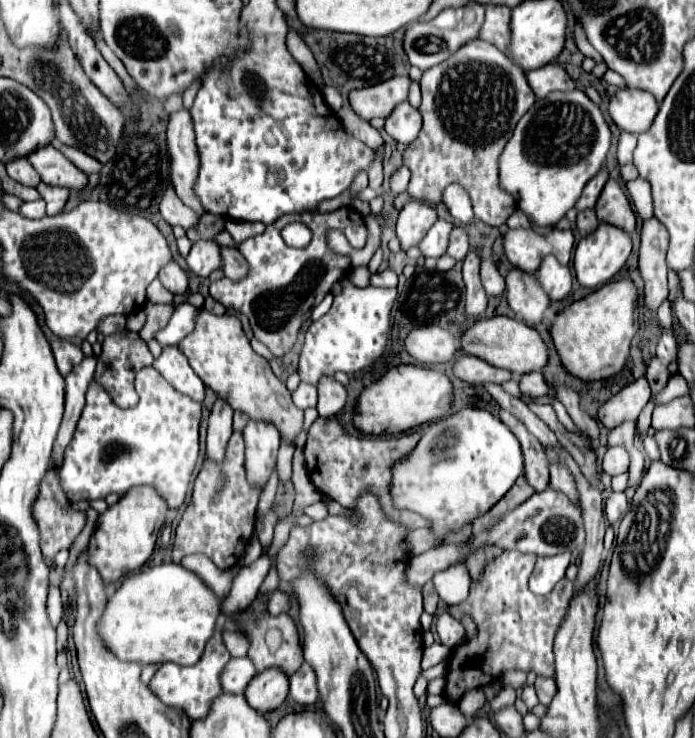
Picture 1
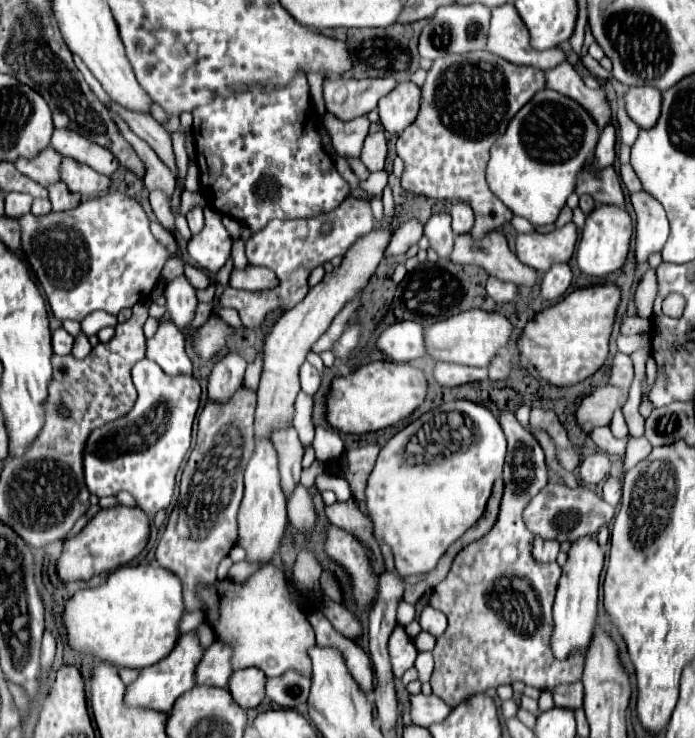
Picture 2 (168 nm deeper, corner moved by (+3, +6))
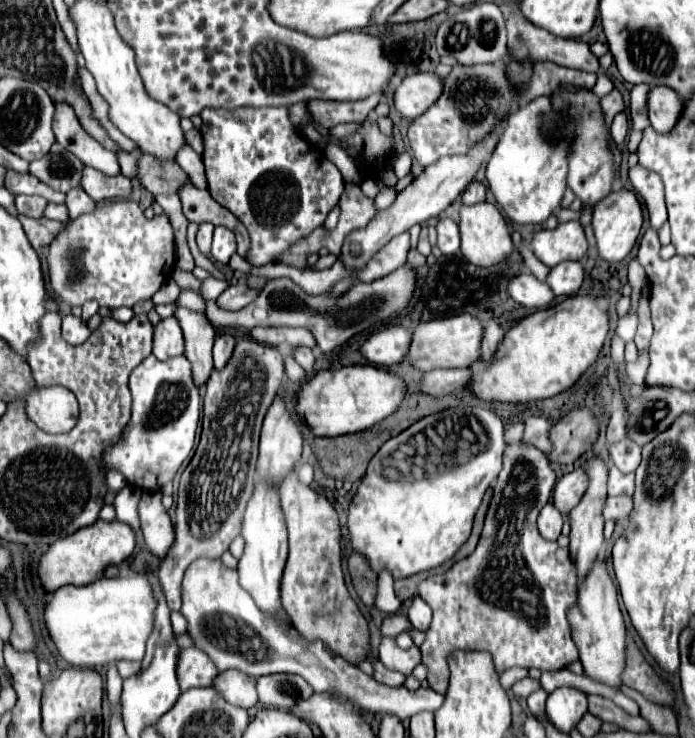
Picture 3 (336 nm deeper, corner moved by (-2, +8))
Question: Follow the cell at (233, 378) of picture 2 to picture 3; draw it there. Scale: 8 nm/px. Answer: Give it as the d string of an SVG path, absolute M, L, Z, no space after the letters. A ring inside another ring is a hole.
M217 335L215 345L213 345L213 361L215 361L217 371L229 363L235 345L237 345L237 341L231 335Z

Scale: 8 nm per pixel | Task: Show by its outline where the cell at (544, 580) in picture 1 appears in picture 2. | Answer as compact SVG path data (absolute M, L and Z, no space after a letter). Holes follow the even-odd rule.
M536 537L534 539L534 557L542 563L550 563L550 561L556 561L556 555L560 551L560 545L556 539L542 539L542 537Z

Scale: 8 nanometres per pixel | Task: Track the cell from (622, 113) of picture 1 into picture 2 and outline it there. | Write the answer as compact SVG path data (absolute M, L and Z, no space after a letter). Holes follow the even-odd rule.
M630 87L626 97L626 111L640 129L650 129L658 121L662 109L662 93L654 87Z

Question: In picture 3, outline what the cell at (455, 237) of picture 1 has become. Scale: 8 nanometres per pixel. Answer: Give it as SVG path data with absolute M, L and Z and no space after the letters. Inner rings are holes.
M471 183L463 195L461 195L461 205L477 205L485 201L485 187L481 183Z

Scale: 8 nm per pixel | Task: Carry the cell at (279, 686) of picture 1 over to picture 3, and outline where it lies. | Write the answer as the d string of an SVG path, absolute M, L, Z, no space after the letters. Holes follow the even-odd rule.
M237 669L219 673L219 677L215 677L213 687L219 689L219 693L223 693L223 697L227 697L227 701L231 701L233 705L239 705L243 709L251 709L259 701L255 677L249 677L247 673L237 671Z

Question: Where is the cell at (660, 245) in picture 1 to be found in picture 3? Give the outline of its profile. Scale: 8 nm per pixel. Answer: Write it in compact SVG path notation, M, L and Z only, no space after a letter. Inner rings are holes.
M641 165L629 169L629 179L635 187L635 193L643 199L647 211L649 211L649 221L651 229L659 231L663 223L667 221L667 203L665 203L665 193L663 193L663 183L657 173L651 173L643 169Z

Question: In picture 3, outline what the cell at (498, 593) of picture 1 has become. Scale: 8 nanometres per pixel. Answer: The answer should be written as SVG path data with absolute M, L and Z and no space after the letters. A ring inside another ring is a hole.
M519 439L517 443L507 443L505 447L505 453L503 453L503 471L499 473L499 479L495 483L495 493L493 493L493 501L489 505L489 511L487 511L487 519L485 519L485 527L483 527L483 533L481 533L481 539L477 543L477 549L457 561L447 573L439 573L439 575L433 575L425 581L419 583L419 595L429 603L429 607L433 609L433 623L431 627L427 629L427 641L421 645L421 655L423 655L423 663L429 667L429 675L427 675L427 681L431 685L433 691L445 695L447 689L449 689L449 665L447 665L447 657L453 653L453 651L487 651L491 653L493 657L493 665L495 665L495 671L501 675L505 673L507 669L513 669L513 667L523 667L523 669L539 669L541 673L545 671L561 671L565 669L569 663L575 663L579 661L579 651L577 651L577 645L573 641L573 629L571 629L571 623L567 619L567 613L571 607L577 605L577 581L575 581L575 569L571 569L571 557L569 557L569 549L561 549L557 543L549 543L549 541L543 541L543 537L539 535L537 531L537 515L539 511L549 503L551 499L551 491L555 487L555 481L557 481L557 475L555 471L551 469L551 463L547 461L545 453L541 449L537 449L535 445L529 445L525 443L523 439Z

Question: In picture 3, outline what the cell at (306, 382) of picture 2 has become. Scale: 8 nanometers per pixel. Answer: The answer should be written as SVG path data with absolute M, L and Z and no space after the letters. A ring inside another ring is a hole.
M299 347L299 349L295 349L295 361L307 371L309 377L315 375L315 369L313 369L313 365L315 365L315 355L313 355L313 351L311 351L309 347Z

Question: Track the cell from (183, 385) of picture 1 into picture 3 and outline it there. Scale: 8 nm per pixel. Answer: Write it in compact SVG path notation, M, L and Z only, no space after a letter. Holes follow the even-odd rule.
M175 317L161 319L155 325L153 335L153 355L159 361L167 361L171 357L183 355L183 333L179 327L179 321Z

